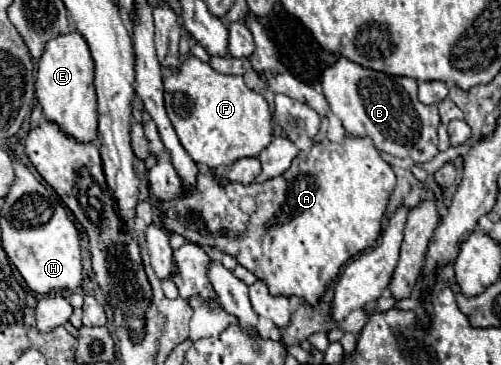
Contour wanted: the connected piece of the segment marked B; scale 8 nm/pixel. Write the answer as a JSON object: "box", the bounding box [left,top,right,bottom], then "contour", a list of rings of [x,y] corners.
{"box":[322,57,438,163],"contour":[[[340,57],[336,65],[324,71],[322,89],[332,113],[352,137],[370,137],[378,151],[402,159],[412,157],[414,163],[426,163],[438,155],[438,109],[436,105],[422,105],[418,101],[418,83],[414,79],[364,69]]]}

